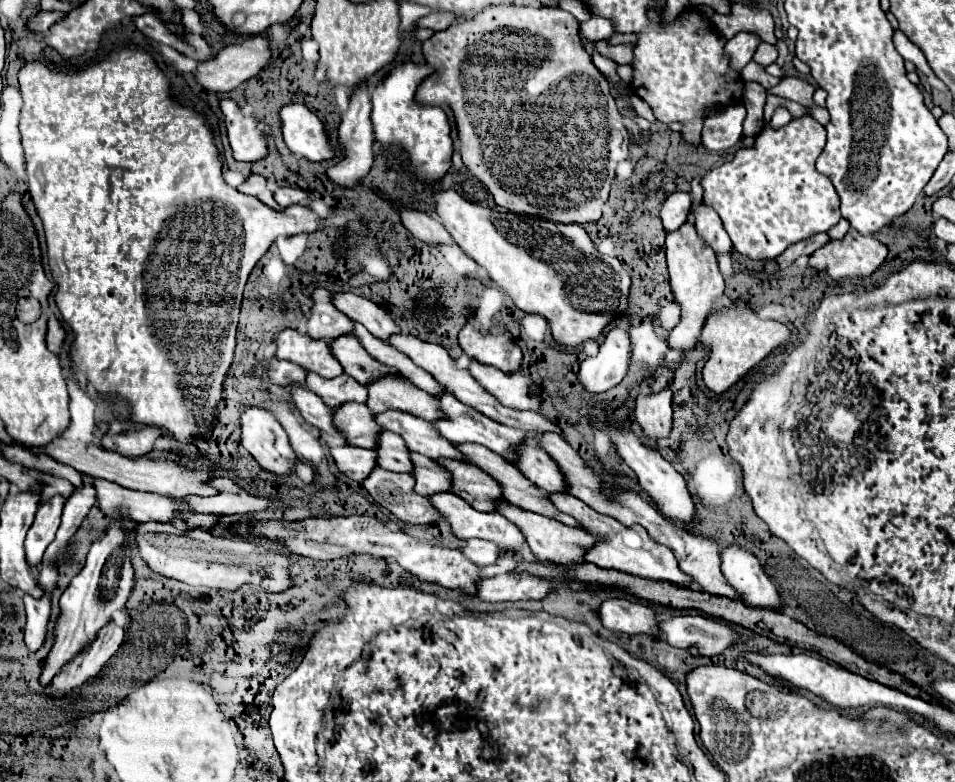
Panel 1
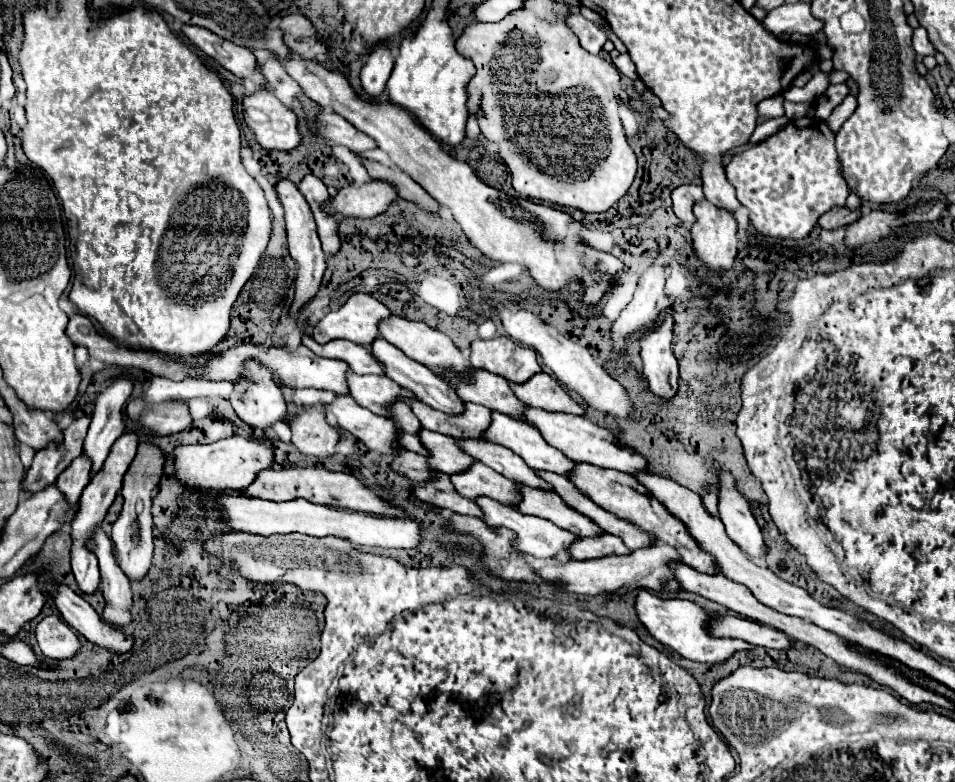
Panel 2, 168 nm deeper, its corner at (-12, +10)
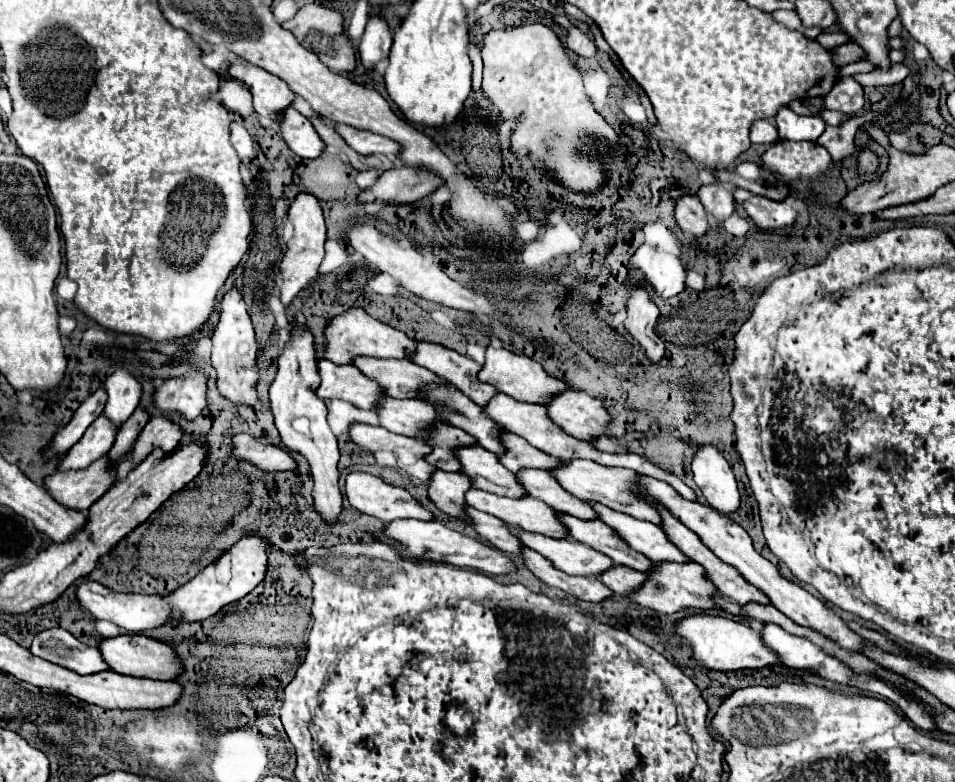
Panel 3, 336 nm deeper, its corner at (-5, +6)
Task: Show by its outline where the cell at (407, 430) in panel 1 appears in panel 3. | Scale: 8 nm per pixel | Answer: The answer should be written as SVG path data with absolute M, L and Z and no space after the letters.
M521 468L521 470L517 470L515 478L529 496L549 504L551 508L557 508L559 512L565 512L565 514L571 514L571 516L577 516L583 520L597 518L597 516L593 516L593 510L589 508L587 502L581 502L575 496L569 496L569 492L565 492L557 484L557 480L553 480L553 476L549 476L545 470Z

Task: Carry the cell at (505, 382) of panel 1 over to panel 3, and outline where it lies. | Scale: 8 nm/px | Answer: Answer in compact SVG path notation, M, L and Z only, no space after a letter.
M565 390L559 394L553 394L549 398L547 404L543 404L547 408L547 416L567 434L571 434L573 438L579 440L593 440L599 432L593 432L589 428L589 420L597 420L603 428L605 434L609 434L607 430L607 422L611 420L611 416L607 414L607 410L603 408L603 402L597 398L591 398L585 392L575 392L575 390Z

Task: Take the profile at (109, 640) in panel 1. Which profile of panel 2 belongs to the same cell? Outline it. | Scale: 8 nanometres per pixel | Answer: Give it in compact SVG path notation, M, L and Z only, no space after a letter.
M96 528L96 536L92 536L92 544L88 544L92 552L96 552L100 574L102 574L102 594L106 598L104 620L116 628L124 628L130 624L130 606L132 592L130 580L124 576L122 568L116 564L116 556L112 550L112 540L104 534L102 528Z

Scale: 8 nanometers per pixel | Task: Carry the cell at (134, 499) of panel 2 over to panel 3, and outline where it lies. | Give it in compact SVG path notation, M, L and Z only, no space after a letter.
M151 418L147 422L147 426L141 430L141 434L137 436L133 450L129 454L129 460L133 462L133 466L137 466L157 448L163 452L173 452L173 448L181 442L181 436L183 436L183 432L171 420Z

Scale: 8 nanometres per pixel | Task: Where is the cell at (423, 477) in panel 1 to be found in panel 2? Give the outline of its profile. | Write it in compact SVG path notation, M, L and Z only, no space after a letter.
M476 462L468 472L452 476L452 484L460 492L460 496L470 500L486 496L506 506L518 506L522 500L522 492L514 480L500 476L480 462Z

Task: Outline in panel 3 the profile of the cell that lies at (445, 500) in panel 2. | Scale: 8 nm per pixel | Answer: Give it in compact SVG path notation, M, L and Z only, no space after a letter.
M465 506L465 514L471 520L469 526L491 546L499 548L505 554L519 554L521 542L515 536L509 536L509 530L505 528L503 520L497 520L495 516L489 516L485 512L477 512L471 506Z

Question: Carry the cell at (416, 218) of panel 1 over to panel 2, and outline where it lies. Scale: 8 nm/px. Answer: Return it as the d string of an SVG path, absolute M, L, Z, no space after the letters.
M358 154L358 160L360 160L360 164L368 170L368 174L370 174L372 178L382 178L382 180L392 182L392 184L398 188L400 198L404 198L404 200L408 200L408 202L414 202L414 204L418 204L420 208L428 210L428 212L436 212L436 210L438 210L436 200L434 200L432 196L428 196L428 192L424 192L424 188L420 188L420 184L416 184L406 172L396 170L396 168L392 168L392 166L384 166L384 164L380 164L380 162L376 162L376 160L370 160L370 158L362 156L362 154Z

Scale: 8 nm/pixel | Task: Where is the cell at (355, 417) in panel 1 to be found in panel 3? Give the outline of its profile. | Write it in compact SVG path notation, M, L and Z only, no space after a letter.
M433 424L433 430L429 432L431 432L431 438L427 440L427 444L431 446L431 452L425 456L425 462L445 472L457 472L461 468L457 464L457 458L453 456L453 448L477 444L477 440L467 432L445 424Z

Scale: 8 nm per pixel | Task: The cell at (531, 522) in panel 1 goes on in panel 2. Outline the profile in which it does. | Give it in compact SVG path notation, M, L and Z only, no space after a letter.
M612 534L596 536L596 538L578 538L570 546L570 554L574 560L596 560L604 556L626 556L630 550L622 540L616 540Z

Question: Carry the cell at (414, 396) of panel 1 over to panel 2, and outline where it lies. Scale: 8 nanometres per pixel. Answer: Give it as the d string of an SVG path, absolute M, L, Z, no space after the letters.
M408 400L408 404L412 406L414 414L418 416L424 428L440 432L444 436L452 436L454 440L468 440L468 438L484 440L484 428L488 428L488 424L492 422L490 416L492 412L488 412L488 408L478 404L466 404L466 410L460 416L436 412L420 400Z

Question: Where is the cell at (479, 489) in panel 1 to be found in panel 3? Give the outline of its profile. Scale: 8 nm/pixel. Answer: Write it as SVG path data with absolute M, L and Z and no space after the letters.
M557 512L557 518L567 528L569 536L573 540L603 552L615 564L625 564L639 572L647 572L651 568L649 558L641 556L639 552L629 550L627 544L621 544L621 540L617 540L617 536L613 536L613 532L609 532L609 528L605 528L605 524L601 524L601 520L579 520L579 518L563 514L563 512Z

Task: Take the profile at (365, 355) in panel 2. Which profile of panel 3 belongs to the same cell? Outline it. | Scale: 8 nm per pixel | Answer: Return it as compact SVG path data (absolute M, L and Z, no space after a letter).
M357 356L353 366L357 366L369 380L383 386L385 392L393 398L415 398L413 392L417 392L417 386L429 384L435 378L437 382L445 382L443 378L405 358Z

